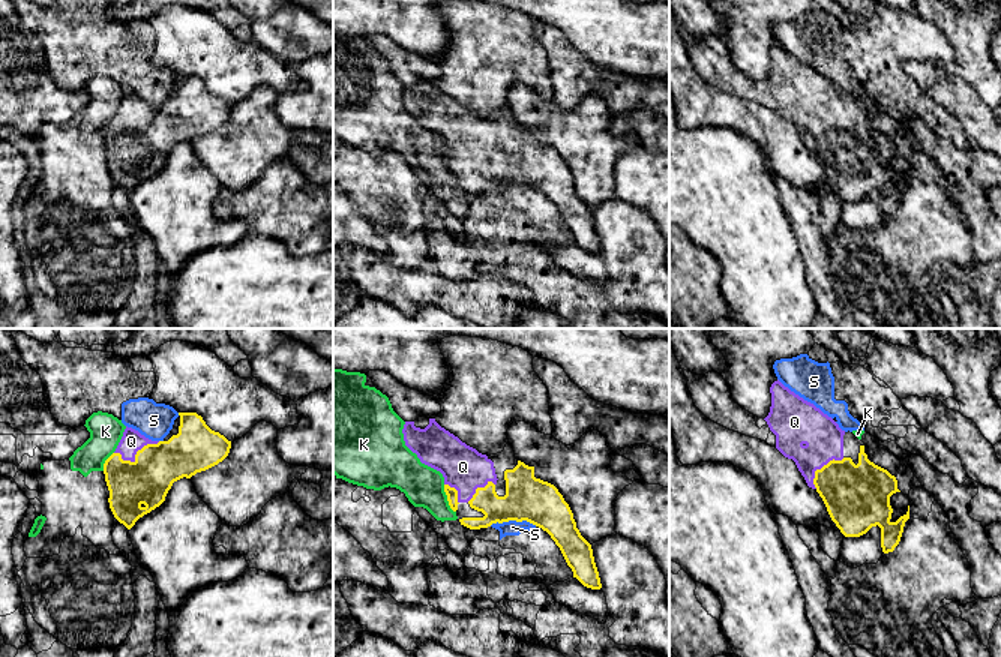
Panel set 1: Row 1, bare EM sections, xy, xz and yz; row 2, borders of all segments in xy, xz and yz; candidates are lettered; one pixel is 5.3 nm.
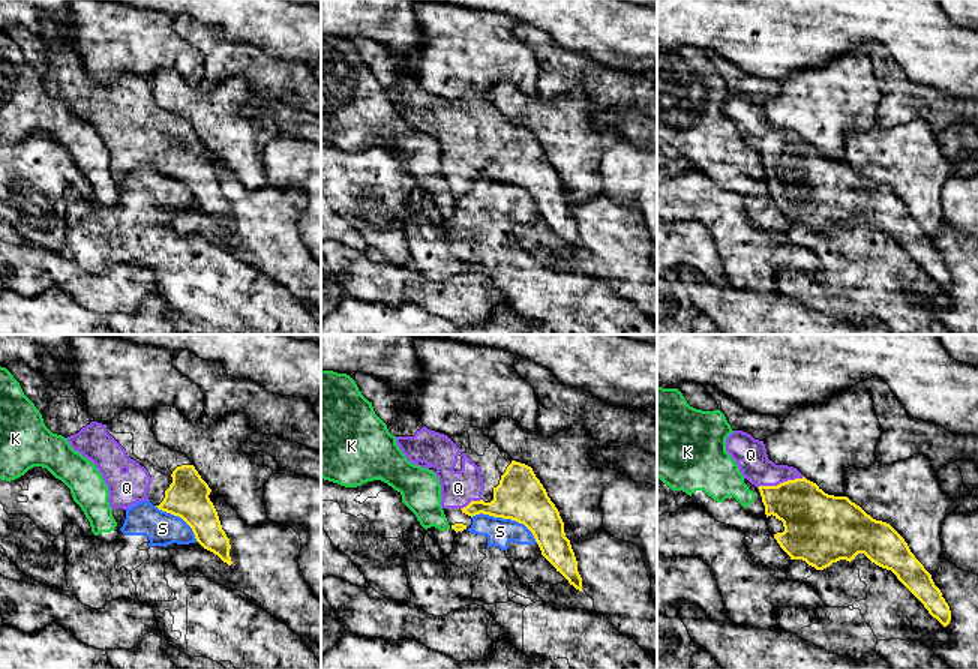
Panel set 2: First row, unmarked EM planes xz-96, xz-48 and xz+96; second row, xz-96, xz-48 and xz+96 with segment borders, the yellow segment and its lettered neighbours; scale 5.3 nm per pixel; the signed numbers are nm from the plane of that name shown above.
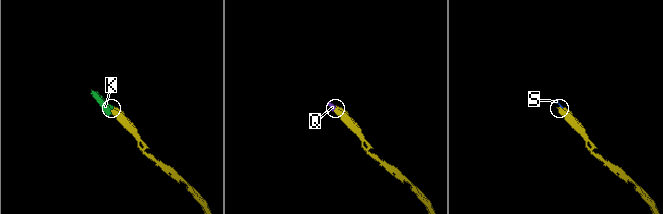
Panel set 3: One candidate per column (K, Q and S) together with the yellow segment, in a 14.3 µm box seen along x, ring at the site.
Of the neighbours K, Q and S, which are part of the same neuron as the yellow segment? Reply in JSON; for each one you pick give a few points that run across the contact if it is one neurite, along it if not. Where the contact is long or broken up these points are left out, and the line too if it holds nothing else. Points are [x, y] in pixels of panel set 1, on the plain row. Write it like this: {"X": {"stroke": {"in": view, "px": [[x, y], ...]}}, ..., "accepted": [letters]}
{"accepted": ["Q"]}

